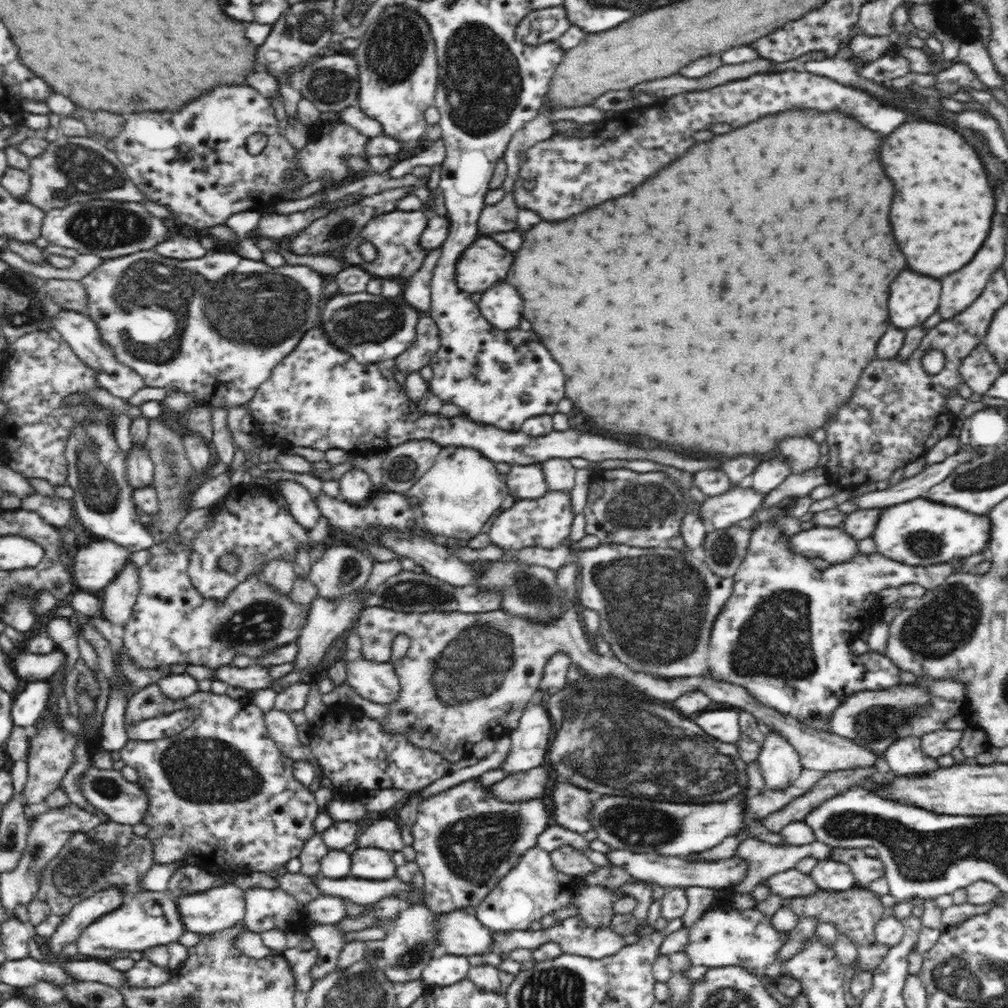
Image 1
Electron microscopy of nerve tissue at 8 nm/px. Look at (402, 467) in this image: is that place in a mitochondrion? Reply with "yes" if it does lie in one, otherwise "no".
yes

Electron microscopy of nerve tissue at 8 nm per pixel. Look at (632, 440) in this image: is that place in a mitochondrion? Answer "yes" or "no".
no

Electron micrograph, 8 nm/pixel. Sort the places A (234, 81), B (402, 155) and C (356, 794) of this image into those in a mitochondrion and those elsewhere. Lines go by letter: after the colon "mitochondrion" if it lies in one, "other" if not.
A: other
B: other
C: other

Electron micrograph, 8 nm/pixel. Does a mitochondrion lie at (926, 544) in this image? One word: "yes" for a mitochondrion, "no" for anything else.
yes

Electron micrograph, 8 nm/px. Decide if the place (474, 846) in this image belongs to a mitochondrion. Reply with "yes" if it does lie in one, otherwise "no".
yes

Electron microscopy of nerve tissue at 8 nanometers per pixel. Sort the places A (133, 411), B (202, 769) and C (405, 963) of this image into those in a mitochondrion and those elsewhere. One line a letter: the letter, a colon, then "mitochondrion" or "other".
A: other
B: mitochondrion
C: mitochondrion

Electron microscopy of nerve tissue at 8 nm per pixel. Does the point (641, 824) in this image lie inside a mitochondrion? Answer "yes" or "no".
yes

